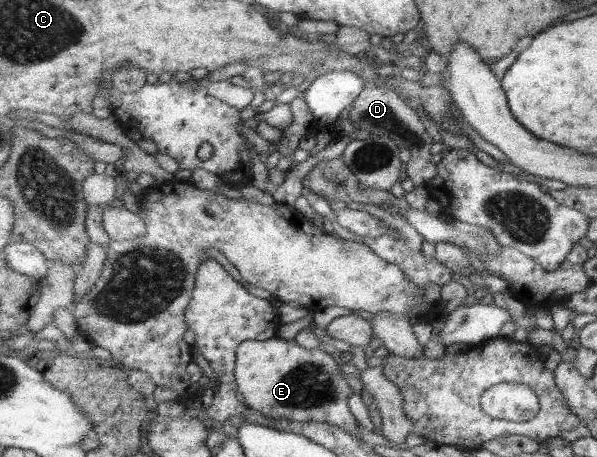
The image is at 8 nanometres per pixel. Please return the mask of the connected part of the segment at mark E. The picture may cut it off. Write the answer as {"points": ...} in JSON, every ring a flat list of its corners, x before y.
{"points":[[279,337,269,340,247,340,238,347,236,379,238,388,244,396,247,408,260,411,264,416,274,420,293,420,300,422,331,423,339,429,351,433,361,440,358,433,359,422,349,409,349,395,353,393,341,372,341,365,336,355,329,355,321,349,303,349,295,339,285,340]]}

